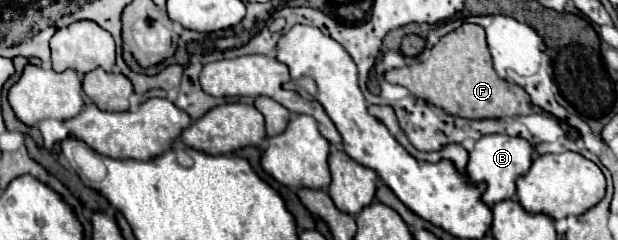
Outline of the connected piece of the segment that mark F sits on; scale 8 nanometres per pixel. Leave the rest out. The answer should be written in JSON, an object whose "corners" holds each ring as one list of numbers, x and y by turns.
{"corners":[[463,24,457,30,443,36,433,48,425,62,389,70,387,82,407,88,415,98,443,108,447,114,485,120,485,118,513,118,529,116,537,112,529,94,513,82,501,80,491,64,491,54,485,42,485,30,477,24]]}

